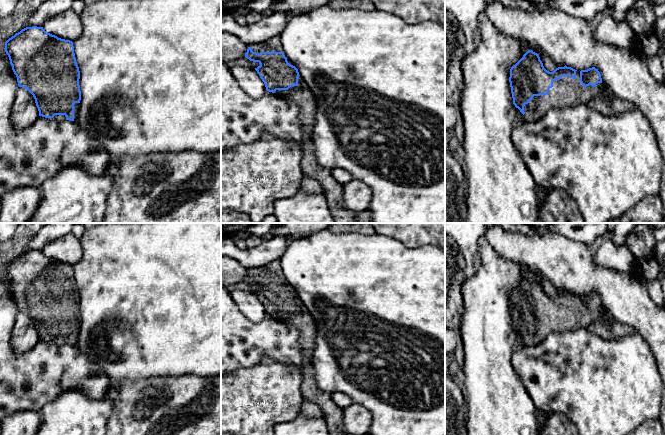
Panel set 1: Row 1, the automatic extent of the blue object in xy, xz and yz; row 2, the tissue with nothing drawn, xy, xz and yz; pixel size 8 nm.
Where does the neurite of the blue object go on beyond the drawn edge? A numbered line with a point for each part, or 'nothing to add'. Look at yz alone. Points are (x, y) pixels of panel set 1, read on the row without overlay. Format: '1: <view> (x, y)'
1: yz (567, 315)

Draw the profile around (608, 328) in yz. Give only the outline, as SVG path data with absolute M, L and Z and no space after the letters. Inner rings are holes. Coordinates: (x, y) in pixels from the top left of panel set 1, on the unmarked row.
M601 307L602 319L592 322L587 330L606 340L620 340L621 338L636 333L632 327L617 322L605 307Z

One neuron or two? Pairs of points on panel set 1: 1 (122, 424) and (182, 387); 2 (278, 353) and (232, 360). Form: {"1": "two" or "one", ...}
{"1": "one", "2": "one"}

